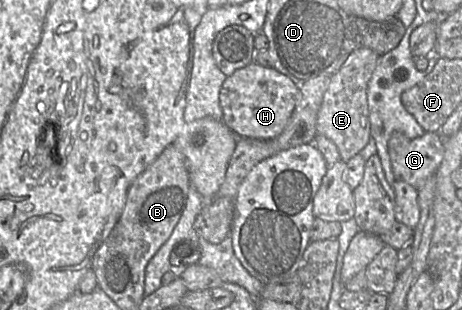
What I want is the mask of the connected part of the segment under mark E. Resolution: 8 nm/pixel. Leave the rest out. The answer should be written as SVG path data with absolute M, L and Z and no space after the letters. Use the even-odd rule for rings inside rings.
M371 49L354 51L343 66L330 76L317 114L317 134L333 141L345 163L359 154L371 139L367 90L379 57Z

